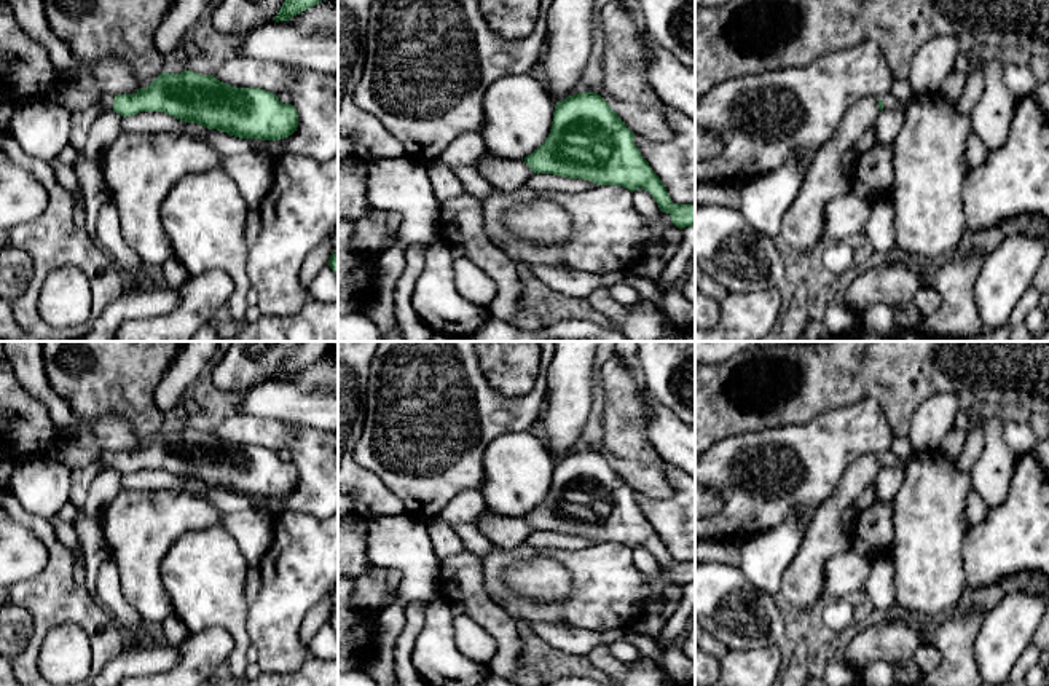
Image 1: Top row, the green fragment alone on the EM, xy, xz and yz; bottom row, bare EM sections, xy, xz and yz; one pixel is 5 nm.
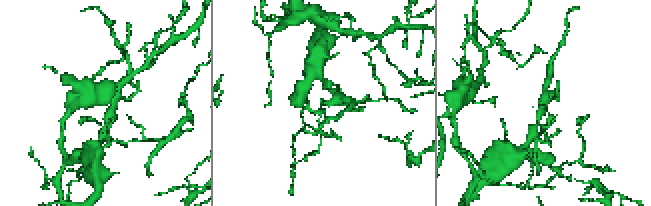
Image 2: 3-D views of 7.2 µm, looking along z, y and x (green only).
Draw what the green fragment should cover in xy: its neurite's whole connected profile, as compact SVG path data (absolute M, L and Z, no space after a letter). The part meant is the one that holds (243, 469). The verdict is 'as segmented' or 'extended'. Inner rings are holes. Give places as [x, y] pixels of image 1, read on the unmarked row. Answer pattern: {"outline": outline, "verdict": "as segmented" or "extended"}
{"outline": "M185 426L182 431L163 429L147 445L140 445L134 451L112 453L102 450L94 464L72 469L70 501L81 507L92 480L112 467L121 474L134 474L140 469L163 469L180 479L196 480L241 496L279 498L292 493L298 485L297 466L292 461L282 461L276 451L260 445L236 445L217 437L214 432Z", "verdict": "extended"}

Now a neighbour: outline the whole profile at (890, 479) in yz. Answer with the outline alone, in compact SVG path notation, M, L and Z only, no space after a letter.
M893 437L890 451L896 456L896 464L880 471L875 480L875 499L894 499L904 480L906 467L917 455L907 437Z

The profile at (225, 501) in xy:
M140 469L134 474L123 474L123 490L188 491L194 496L202 496L223 514L242 512L252 507L246 496L222 488L214 490L196 480L182 480L163 469Z

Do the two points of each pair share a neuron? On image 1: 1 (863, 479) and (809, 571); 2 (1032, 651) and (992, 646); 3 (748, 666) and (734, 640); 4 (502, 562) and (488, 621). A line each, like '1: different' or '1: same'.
1: same
2: different
3: different
4: different

